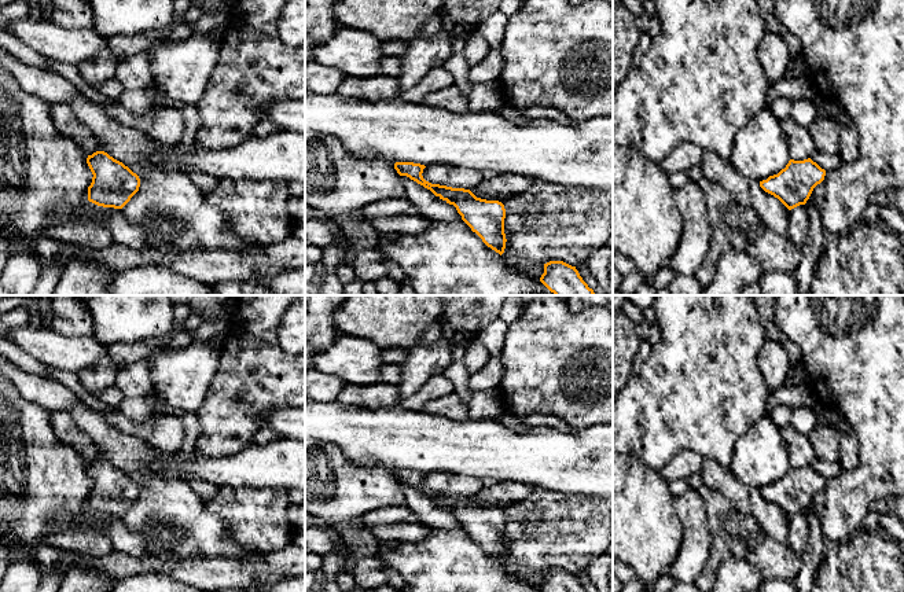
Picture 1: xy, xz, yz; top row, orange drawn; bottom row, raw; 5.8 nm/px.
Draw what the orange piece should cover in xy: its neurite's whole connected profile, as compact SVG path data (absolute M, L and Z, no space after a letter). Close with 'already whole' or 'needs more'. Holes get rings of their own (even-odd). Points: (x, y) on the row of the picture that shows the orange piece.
M96 151L88 155L87 163L93 174L88 187L89 202L103 207L122 209L139 191L139 176L107 152Z; already whole

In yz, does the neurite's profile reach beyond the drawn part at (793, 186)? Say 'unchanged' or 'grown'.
unchanged

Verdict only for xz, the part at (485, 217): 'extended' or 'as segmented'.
as segmented

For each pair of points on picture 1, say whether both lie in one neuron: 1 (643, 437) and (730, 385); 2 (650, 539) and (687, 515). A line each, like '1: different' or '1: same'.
1: same
2: different

